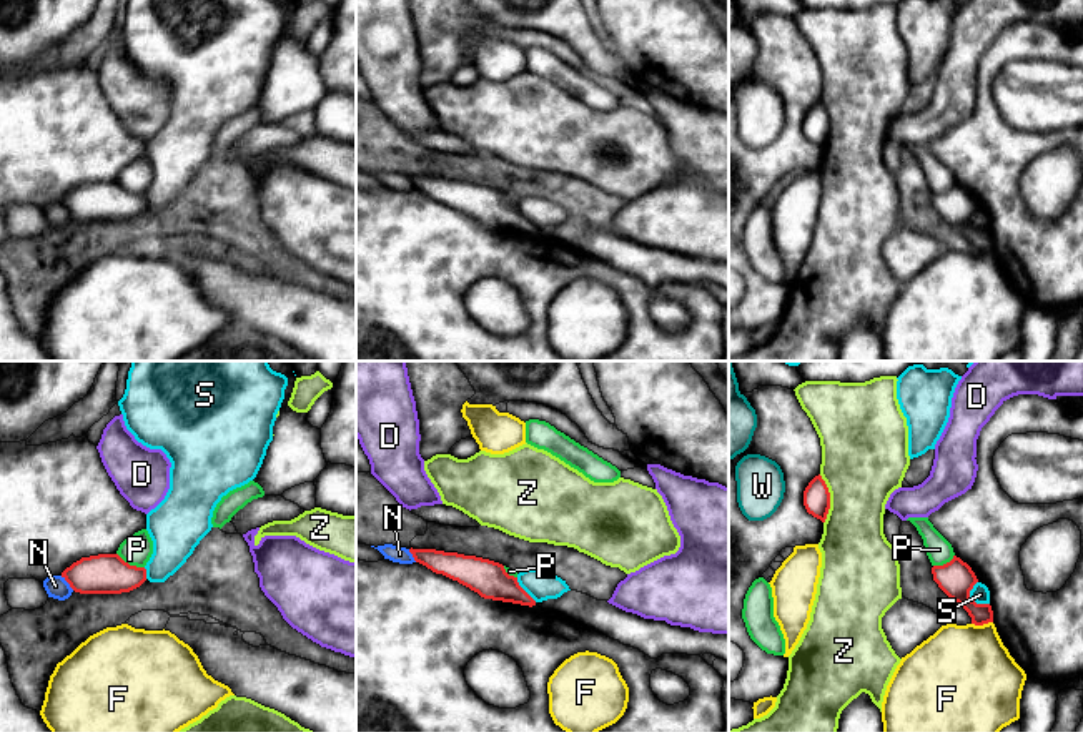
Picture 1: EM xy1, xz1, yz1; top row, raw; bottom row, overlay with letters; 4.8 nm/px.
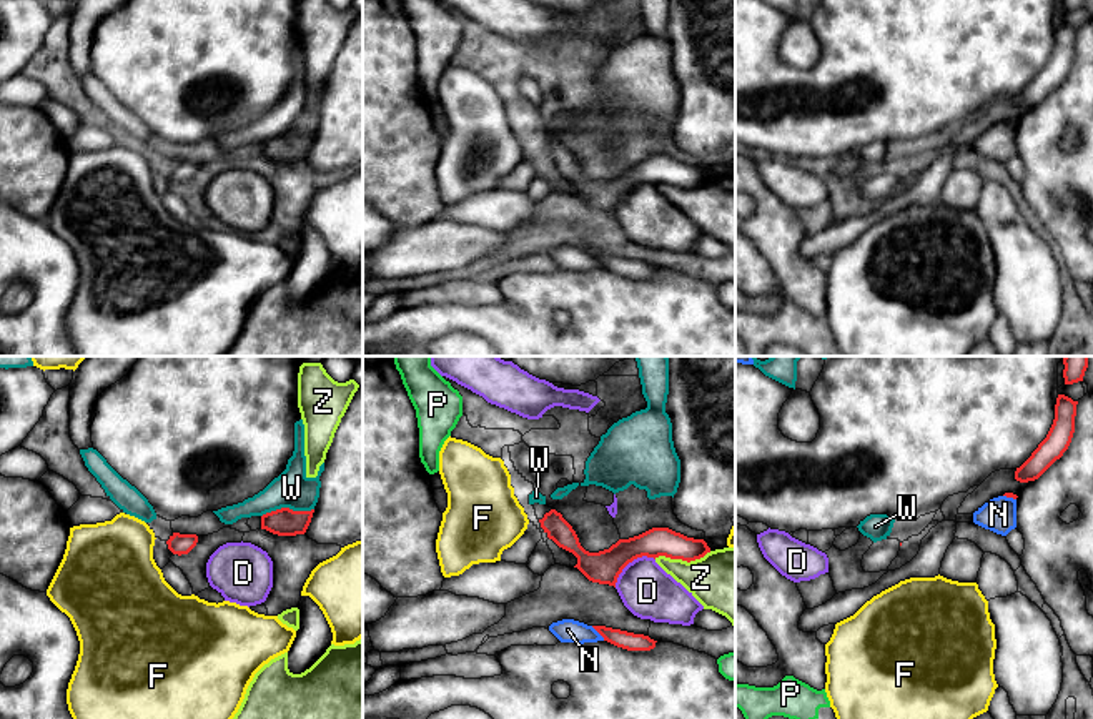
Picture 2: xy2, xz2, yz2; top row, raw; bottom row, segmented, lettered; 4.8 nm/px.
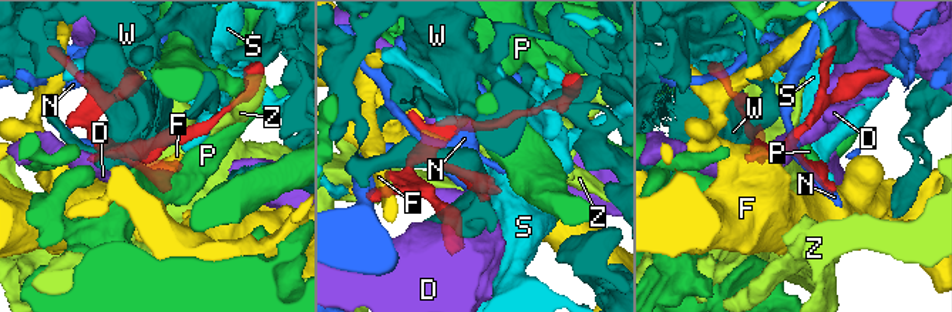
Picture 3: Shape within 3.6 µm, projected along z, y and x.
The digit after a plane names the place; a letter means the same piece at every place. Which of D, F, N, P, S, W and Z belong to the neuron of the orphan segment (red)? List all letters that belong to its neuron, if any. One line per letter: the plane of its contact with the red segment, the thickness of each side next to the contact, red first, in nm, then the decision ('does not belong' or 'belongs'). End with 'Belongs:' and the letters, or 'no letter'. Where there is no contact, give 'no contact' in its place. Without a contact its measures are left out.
D: meets red in xz2; 160 nm thick on the red side, 260 nm on the other; does not belong
F: meets red in yz1; 170 nm thick on the red side, 460 nm on the other; does not belong
N: meets red in xy1; 190 nm thick on the red side, 110 nm on the other; does not belong
P: meets red in xy1; 190 nm thick on the red side, 150 nm on the other; does not belong
S: meets red in yz1; 170 nm thick on the red side, 90 nm on the other; does not belong
W: meets red in xy2; 140 nm thick on the red side, 180 nm on the other; does not belong
Z: meets red in xz2; 140 nm thick on the red side, 320 nm on the other; does not belong
Belongs: no letter

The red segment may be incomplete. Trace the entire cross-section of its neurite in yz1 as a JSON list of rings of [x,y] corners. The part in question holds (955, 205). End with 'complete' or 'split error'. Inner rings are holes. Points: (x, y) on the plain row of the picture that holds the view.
[[[960,185],[943,193],[932,195],[933,208],[955,230],[958,230],[972,245],[972,251],[983,253],[993,250],[993,238],[990,231],[977,231],[970,226],[970,218],[978,210],[972,195]]]; complete

